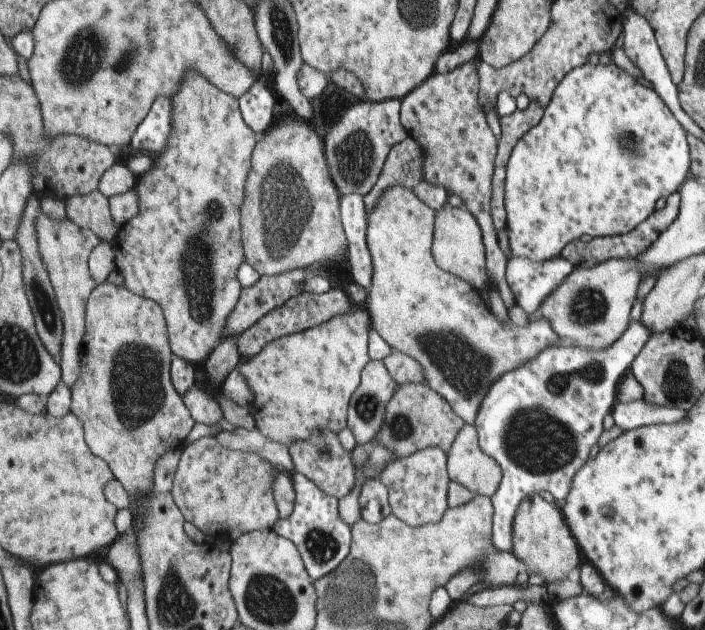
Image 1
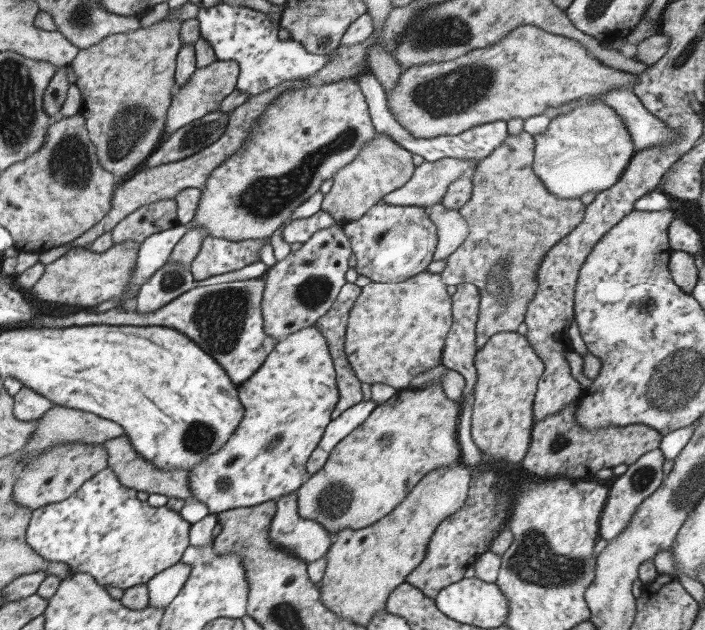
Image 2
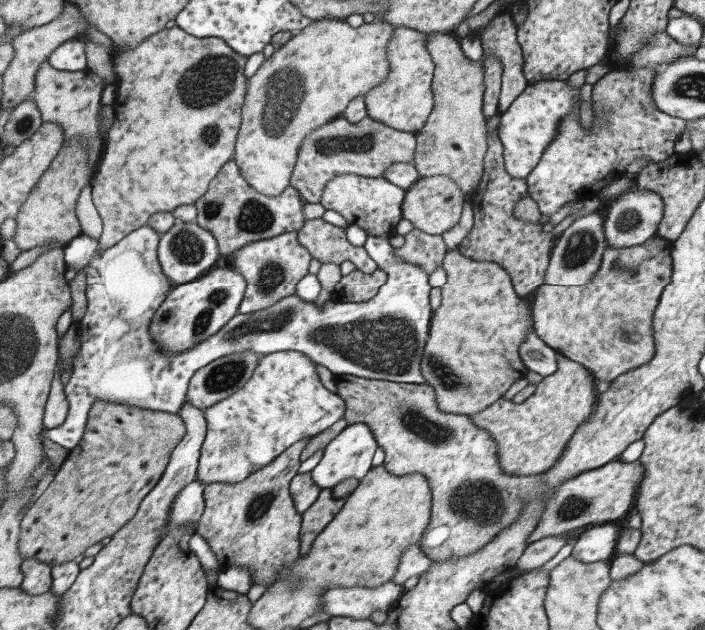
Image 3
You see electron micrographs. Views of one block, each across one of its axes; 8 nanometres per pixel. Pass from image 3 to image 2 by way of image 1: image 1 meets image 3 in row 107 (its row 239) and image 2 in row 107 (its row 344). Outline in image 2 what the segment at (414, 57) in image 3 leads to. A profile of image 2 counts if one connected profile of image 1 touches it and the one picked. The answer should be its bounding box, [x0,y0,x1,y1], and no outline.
[387,26,637,140]

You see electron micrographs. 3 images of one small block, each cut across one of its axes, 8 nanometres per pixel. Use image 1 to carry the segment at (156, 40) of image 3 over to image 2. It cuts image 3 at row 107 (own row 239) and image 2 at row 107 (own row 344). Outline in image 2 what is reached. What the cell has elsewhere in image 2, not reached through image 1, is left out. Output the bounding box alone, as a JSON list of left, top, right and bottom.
[161,60,239,140]

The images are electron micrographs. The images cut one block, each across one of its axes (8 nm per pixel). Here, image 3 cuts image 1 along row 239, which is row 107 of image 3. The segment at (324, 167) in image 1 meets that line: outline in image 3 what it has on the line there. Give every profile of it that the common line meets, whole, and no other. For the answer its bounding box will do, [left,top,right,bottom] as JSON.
[233,18,395,196]

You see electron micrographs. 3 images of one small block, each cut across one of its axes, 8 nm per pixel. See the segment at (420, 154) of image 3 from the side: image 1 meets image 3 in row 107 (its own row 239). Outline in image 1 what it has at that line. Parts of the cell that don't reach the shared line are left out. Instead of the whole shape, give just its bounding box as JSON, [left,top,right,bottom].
[431,202,491,292]

